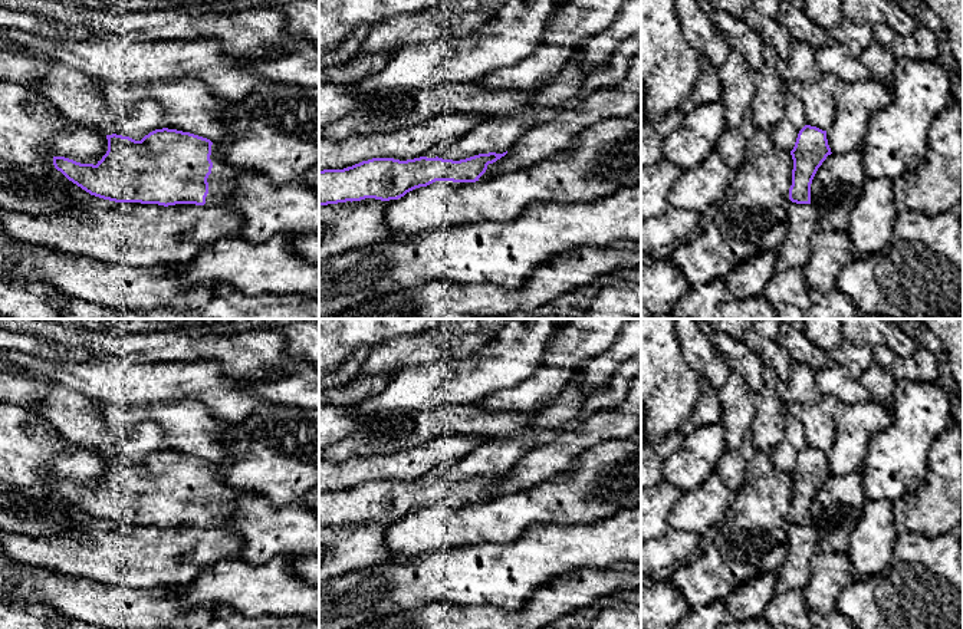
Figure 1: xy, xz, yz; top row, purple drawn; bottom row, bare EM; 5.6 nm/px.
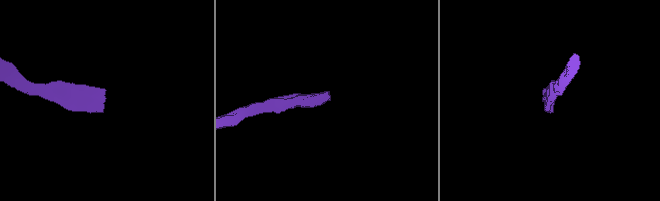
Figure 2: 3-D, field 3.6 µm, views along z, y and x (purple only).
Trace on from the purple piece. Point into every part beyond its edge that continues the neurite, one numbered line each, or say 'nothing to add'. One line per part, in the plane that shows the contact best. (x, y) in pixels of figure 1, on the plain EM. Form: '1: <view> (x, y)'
1: xy (223, 501)

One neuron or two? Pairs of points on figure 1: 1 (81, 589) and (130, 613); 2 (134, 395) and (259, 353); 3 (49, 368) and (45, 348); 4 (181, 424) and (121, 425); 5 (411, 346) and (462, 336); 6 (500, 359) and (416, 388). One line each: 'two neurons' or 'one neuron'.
1: one neuron
2: two neurons
3: two neurons
4: one neuron
5: one neuron
6: one neuron

